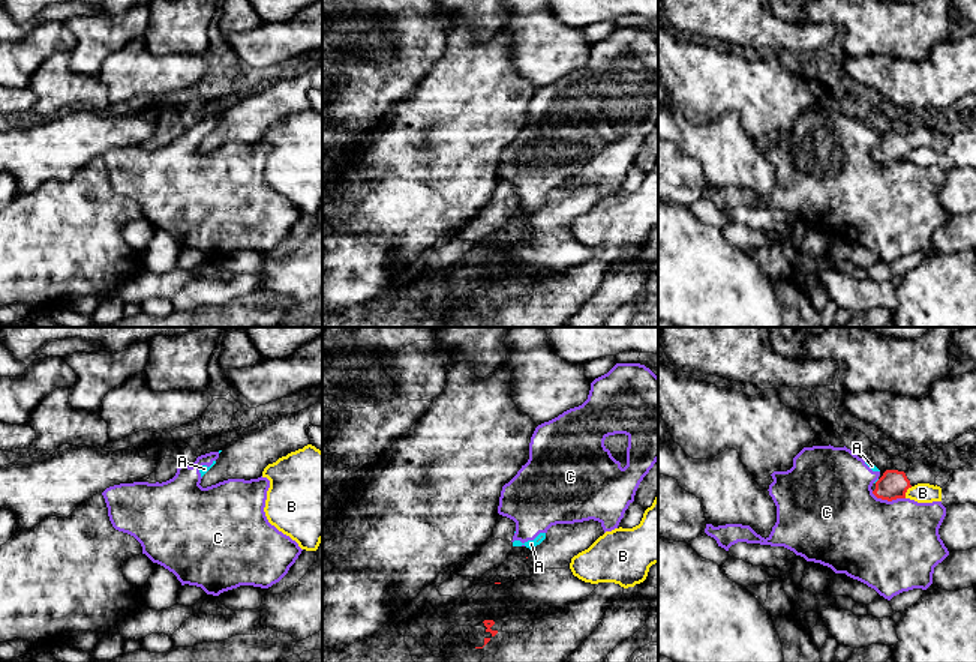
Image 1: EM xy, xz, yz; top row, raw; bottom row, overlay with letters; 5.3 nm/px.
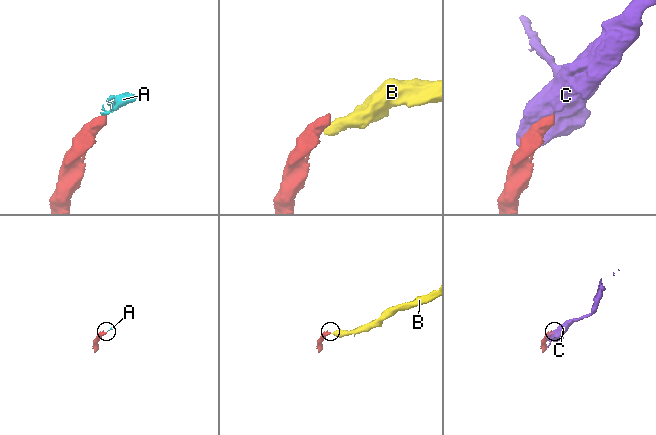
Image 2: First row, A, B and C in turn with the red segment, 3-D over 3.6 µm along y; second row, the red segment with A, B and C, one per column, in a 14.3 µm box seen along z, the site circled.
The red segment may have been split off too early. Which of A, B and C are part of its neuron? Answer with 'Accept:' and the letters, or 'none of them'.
Accept: none of them

